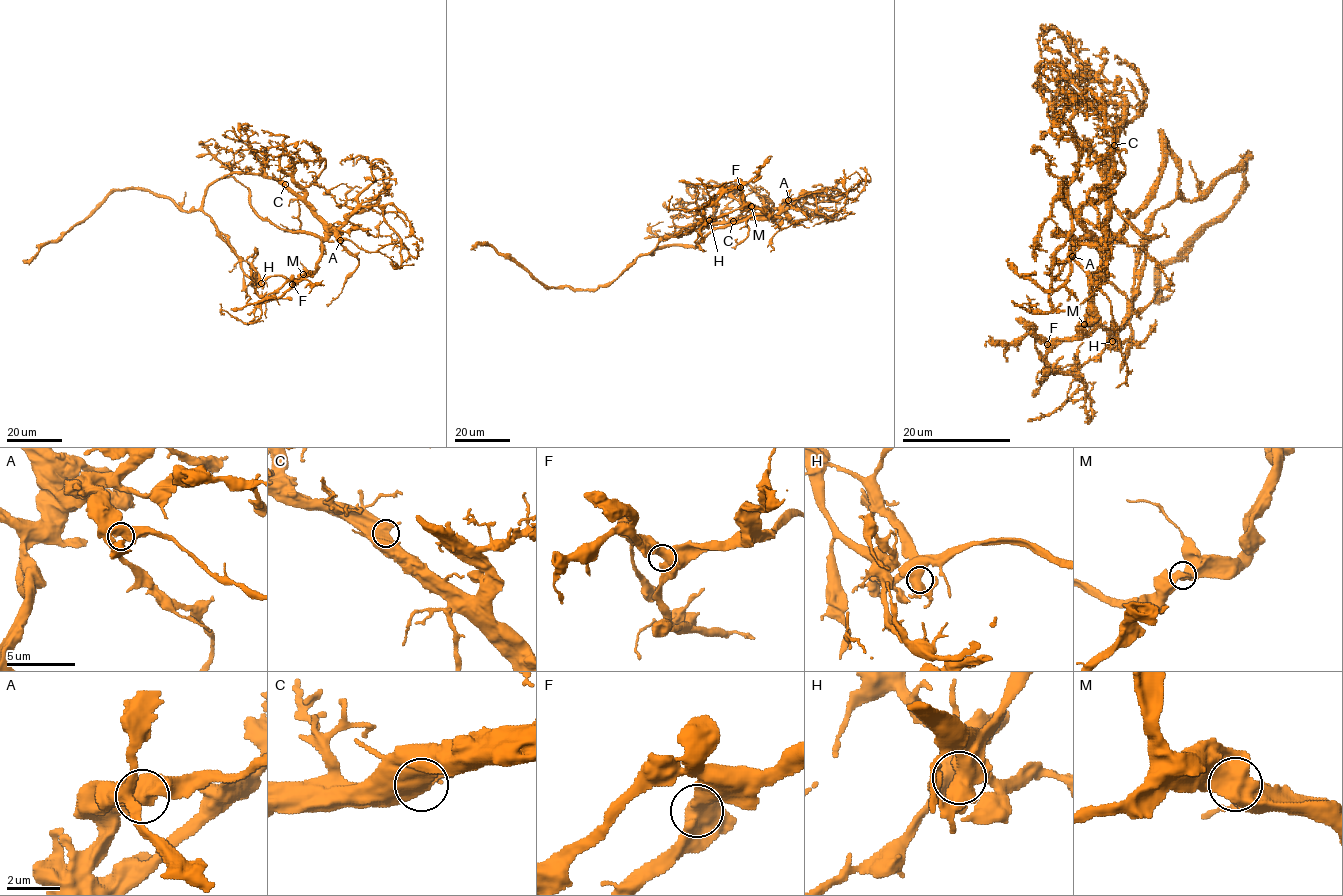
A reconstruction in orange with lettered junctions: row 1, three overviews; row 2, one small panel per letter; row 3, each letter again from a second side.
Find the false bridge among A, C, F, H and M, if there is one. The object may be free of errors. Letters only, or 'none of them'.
none of them

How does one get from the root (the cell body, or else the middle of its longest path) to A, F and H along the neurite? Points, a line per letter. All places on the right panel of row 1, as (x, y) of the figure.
A: (1162, 149), (1156, 192), (1114, 238), (1101, 245), (1102, 250), (1104, 244), (1082, 239), (1072, 256)
F: (1162, 149), (1156, 192), (1114, 238), (1101, 245), (1100, 277), (1093, 287), (1095, 315), (1074, 338), (1047, 344)
H: (1162, 149), (1162, 131), (1180, 170), (1177, 196), (1144, 233), (1144, 268), (1112, 341)

